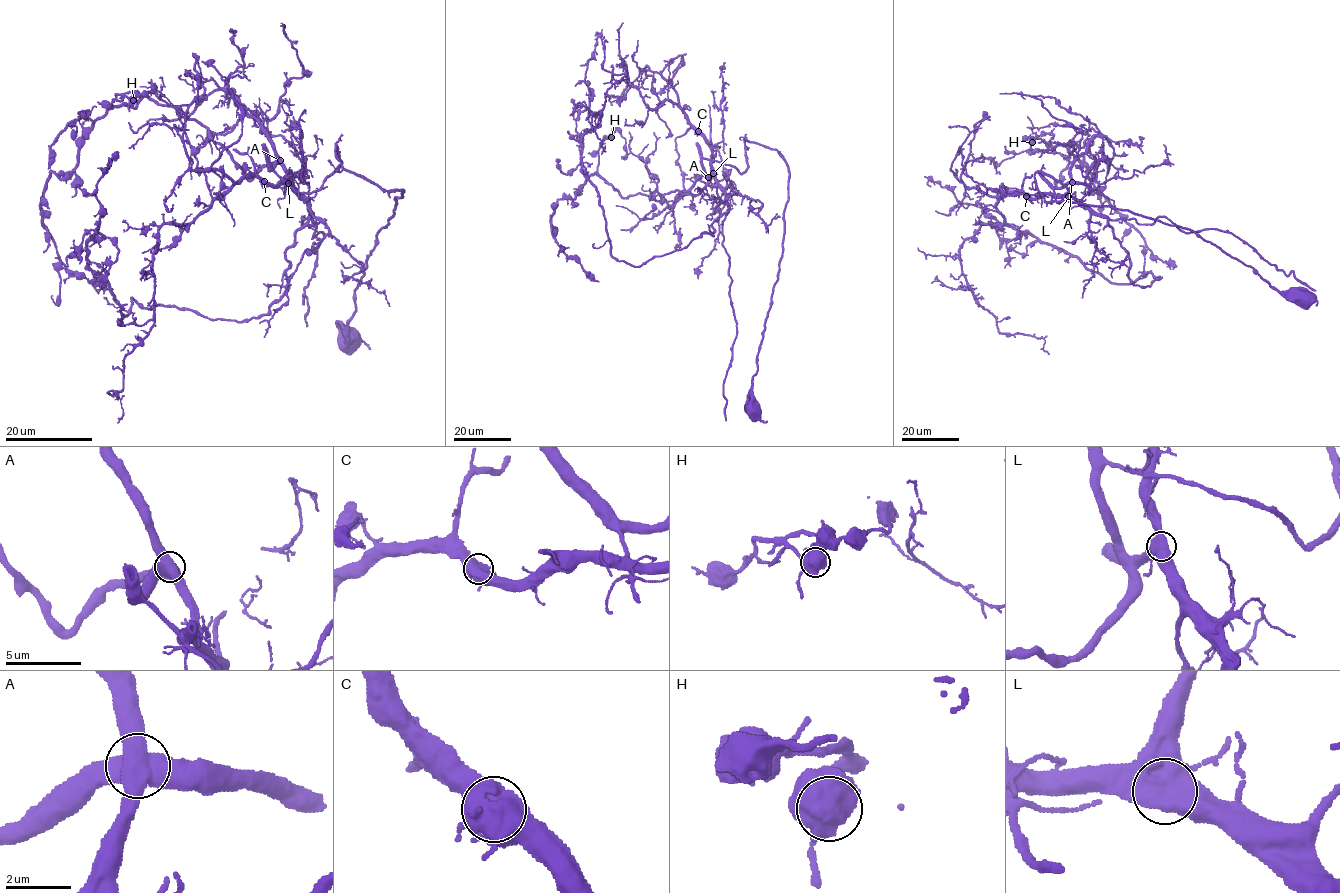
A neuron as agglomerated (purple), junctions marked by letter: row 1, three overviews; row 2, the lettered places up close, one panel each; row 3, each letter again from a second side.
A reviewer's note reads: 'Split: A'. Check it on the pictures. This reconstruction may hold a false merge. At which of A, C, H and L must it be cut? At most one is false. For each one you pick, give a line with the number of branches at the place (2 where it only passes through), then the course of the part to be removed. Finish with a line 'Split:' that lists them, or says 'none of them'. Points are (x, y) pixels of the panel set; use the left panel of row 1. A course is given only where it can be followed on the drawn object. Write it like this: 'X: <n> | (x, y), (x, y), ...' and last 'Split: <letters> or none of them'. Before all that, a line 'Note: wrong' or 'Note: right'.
Note: right
A: 4 | (280, 161), (311, 214), (285, 253), (287, 291), (241, 322), (132, 297), (121, 312), (87, 256), (108, 167)
Split: A

